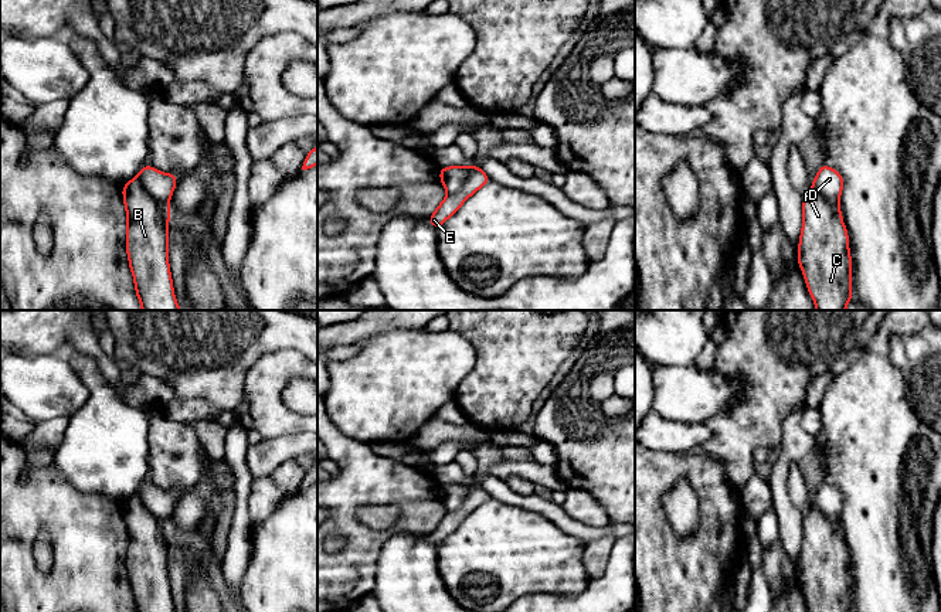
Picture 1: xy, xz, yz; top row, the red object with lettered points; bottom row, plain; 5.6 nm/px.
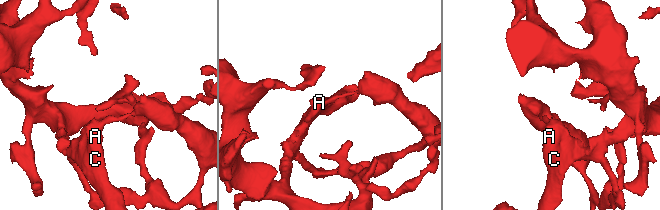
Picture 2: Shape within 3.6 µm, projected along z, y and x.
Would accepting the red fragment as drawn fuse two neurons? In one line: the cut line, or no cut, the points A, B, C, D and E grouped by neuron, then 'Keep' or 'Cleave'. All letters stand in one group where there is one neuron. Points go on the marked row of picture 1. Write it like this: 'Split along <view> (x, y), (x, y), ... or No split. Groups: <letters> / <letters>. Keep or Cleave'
Split along xy (136, 176), (159, 206), (160, 213), (165, 217), (170, 217). Groups: A B C / D E. Cleave

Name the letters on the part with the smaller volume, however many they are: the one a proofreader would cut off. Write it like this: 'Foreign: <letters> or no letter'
Foreign: D, E

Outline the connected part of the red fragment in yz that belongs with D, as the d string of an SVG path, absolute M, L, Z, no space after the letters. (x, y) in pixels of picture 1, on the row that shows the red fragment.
M822 164L818 170L815 180L811 181L811 184L832 205L839 203L843 190L843 177L838 170L826 164Z

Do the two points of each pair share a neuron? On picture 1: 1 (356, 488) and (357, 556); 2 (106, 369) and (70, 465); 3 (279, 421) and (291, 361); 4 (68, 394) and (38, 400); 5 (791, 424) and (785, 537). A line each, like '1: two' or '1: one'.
1: one
2: two
3: one
4: one
5: one

